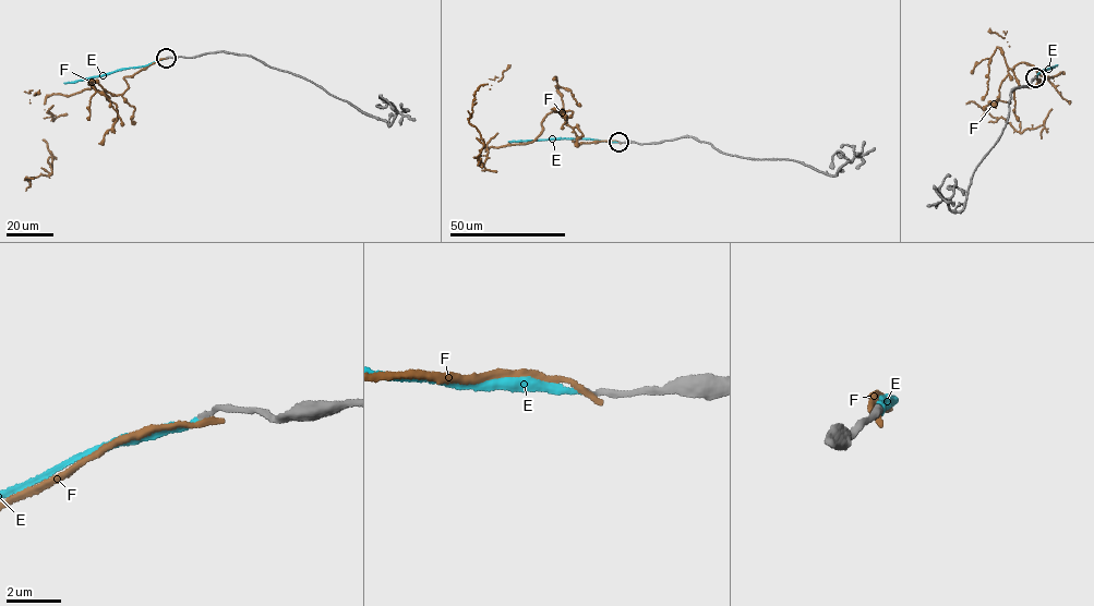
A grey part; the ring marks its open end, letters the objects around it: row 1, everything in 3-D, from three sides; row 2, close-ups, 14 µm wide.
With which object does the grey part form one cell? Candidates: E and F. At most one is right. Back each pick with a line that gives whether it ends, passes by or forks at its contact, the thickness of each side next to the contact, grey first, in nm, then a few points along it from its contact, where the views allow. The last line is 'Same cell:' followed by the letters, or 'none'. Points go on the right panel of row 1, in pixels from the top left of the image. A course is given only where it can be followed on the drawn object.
E: It ends there. Thickness 180 nm (grey) against 220 nm. Its course: (1035, 77), (1042, 70), (1057, 64)
Same cell: E

